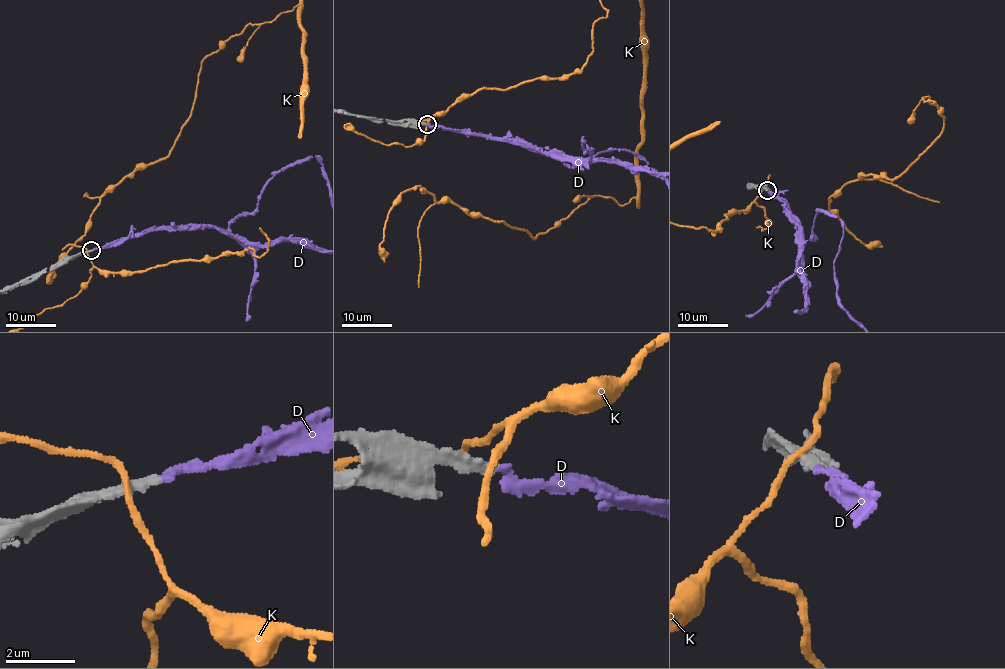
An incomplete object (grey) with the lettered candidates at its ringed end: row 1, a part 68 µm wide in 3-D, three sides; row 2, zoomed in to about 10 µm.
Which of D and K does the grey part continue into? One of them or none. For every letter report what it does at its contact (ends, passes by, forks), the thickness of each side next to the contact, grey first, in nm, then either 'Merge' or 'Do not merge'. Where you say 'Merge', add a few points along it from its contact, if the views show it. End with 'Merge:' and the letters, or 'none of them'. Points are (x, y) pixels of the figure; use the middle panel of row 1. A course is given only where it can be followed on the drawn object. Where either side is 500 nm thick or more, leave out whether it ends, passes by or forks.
D: It ends there. Thickness 300 nm (grey) against 240 nm. Merge
K: It passes by. Thickness 400 nm (grey) against 170 nm. Do not merge
Merge: D

